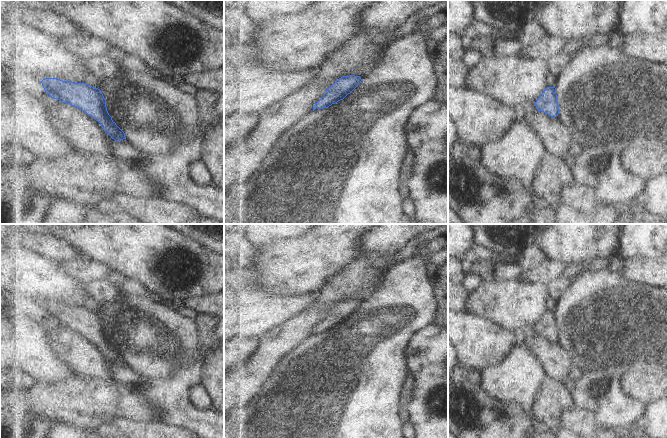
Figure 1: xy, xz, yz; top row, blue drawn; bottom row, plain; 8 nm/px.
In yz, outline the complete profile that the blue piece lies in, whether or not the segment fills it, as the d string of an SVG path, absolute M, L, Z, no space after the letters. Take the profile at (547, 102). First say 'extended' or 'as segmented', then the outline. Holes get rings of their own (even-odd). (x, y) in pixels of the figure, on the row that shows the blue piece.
as segmented; M547 87L535 102L535 106L539 111L542 111L552 118L558 116L559 105L557 103L557 94L555 87Z

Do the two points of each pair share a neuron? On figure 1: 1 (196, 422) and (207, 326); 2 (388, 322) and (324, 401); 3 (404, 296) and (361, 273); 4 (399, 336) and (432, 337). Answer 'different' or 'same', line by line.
1: same
2: same
3: different
4: different

